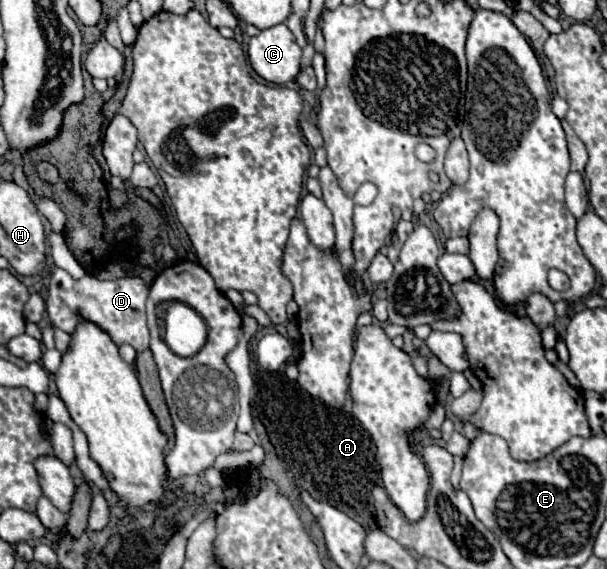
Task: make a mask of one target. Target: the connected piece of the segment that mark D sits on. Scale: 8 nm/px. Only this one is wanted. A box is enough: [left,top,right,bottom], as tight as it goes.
[46,268,150,352]

